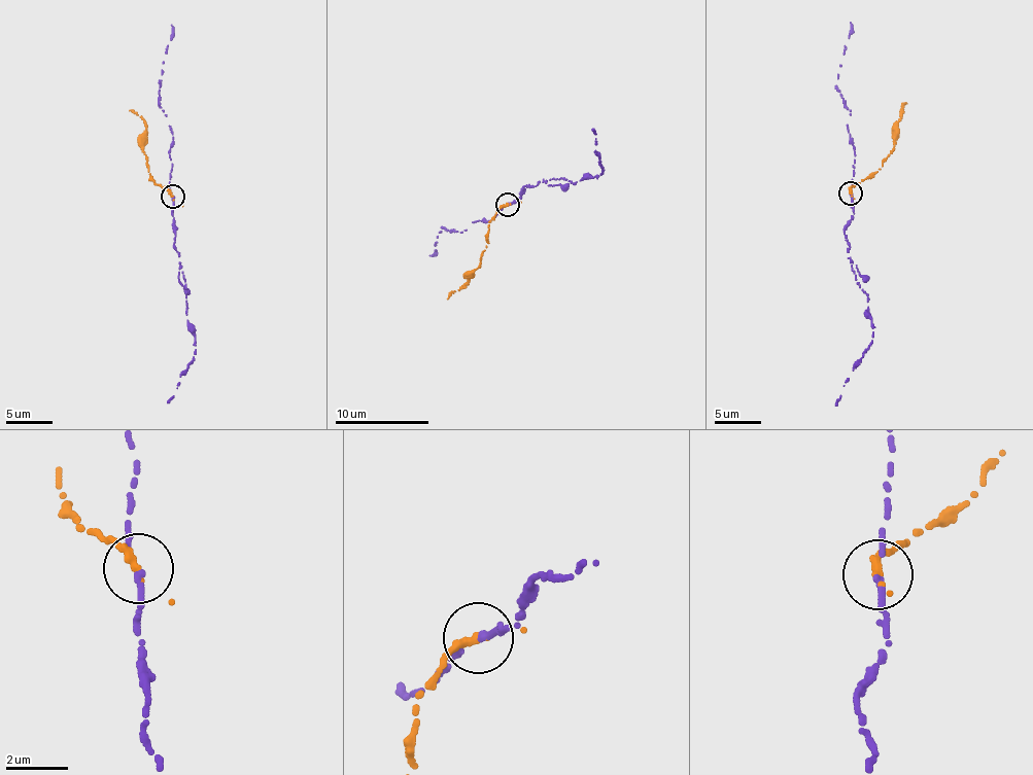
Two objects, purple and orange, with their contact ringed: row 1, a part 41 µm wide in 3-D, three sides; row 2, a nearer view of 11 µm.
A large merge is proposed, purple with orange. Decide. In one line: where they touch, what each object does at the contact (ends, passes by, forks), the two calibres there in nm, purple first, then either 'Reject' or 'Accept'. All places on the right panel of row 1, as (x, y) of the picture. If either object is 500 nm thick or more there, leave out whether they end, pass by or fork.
Place: (851, 192). At the ring purple passes by. At the ring orange ends. Thickness 160 nm (purple) against 300 nm. Reject

